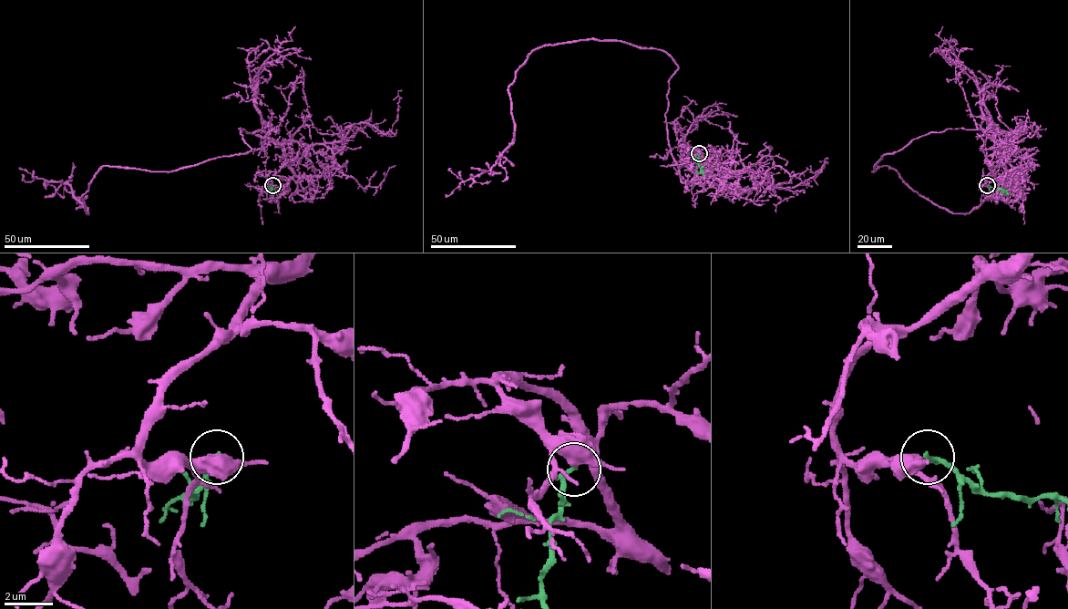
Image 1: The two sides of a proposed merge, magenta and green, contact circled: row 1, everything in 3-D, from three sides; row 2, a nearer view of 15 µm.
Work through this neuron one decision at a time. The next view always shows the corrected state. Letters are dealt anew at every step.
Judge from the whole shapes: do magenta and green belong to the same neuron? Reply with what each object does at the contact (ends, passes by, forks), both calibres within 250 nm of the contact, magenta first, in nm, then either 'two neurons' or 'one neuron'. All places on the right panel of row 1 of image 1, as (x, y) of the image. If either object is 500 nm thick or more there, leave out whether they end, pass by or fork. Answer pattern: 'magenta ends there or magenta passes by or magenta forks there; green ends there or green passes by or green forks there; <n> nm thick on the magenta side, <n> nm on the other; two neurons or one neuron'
magenta passes by; green ends there; 460 nm thick on the magenta side, 240 nm on the other; two neurons

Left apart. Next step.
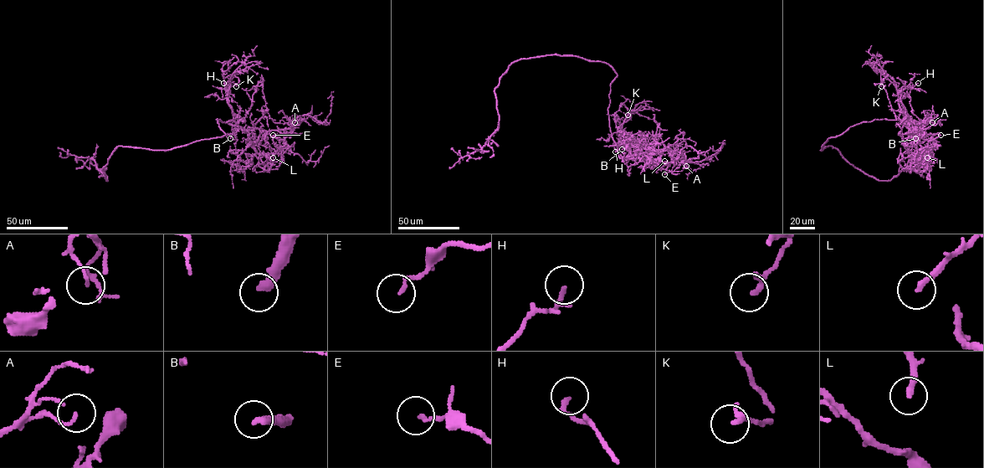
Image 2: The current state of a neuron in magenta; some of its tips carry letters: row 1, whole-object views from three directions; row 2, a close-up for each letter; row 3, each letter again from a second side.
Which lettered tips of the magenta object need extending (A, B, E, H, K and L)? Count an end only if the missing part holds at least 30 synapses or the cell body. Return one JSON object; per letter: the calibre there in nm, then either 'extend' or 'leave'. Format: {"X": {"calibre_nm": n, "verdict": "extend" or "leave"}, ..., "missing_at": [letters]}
{"A": {"calibre_nm": 110, "verdict": "leave"}, "B": {"calibre_nm": 280, "verdict": "extend"}, "E": {"calibre_nm": 150, "verdict": "leave"}, "H": {"calibre_nm": 170, "verdict": "leave"}, "K": {"calibre_nm": 140, "verdict": "leave"}, "L": {"calibre_nm": 240, "verdict": "extend"}, "missing_at": ["B", "L"]}

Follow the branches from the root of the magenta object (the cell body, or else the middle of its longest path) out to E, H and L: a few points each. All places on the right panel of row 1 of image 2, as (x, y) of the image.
E: (833, 137), (875, 119), (922, 121), (919, 145), (930, 154), (928, 142), (940, 135)
H: (833, 137), (852, 126), (875, 119), (922, 121), (925, 126), (909, 120), (898, 102), (899, 91), (918, 83)
L: (833, 137), (875, 119), (922, 121), (919, 145), (930, 154), (927, 157)

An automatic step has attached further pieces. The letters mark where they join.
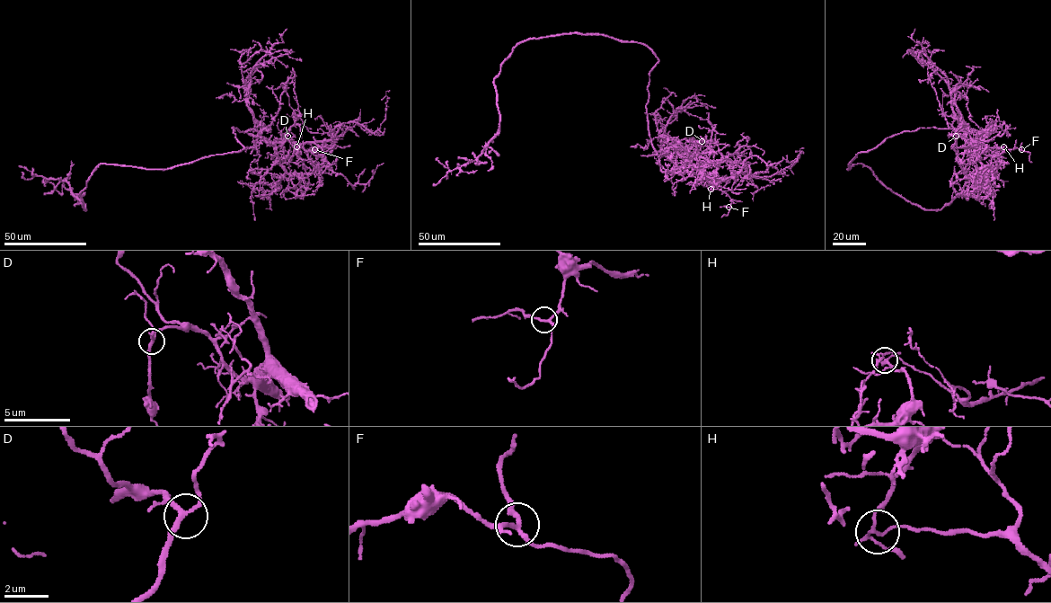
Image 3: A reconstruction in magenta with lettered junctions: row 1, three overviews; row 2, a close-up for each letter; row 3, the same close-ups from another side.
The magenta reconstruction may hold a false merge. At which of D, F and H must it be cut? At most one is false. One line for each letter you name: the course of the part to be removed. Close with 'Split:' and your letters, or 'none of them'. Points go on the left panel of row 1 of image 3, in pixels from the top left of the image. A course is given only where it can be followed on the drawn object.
H: foreign part runs (296, 146), (307, 152), (317, 147), (307, 163)
Split: H

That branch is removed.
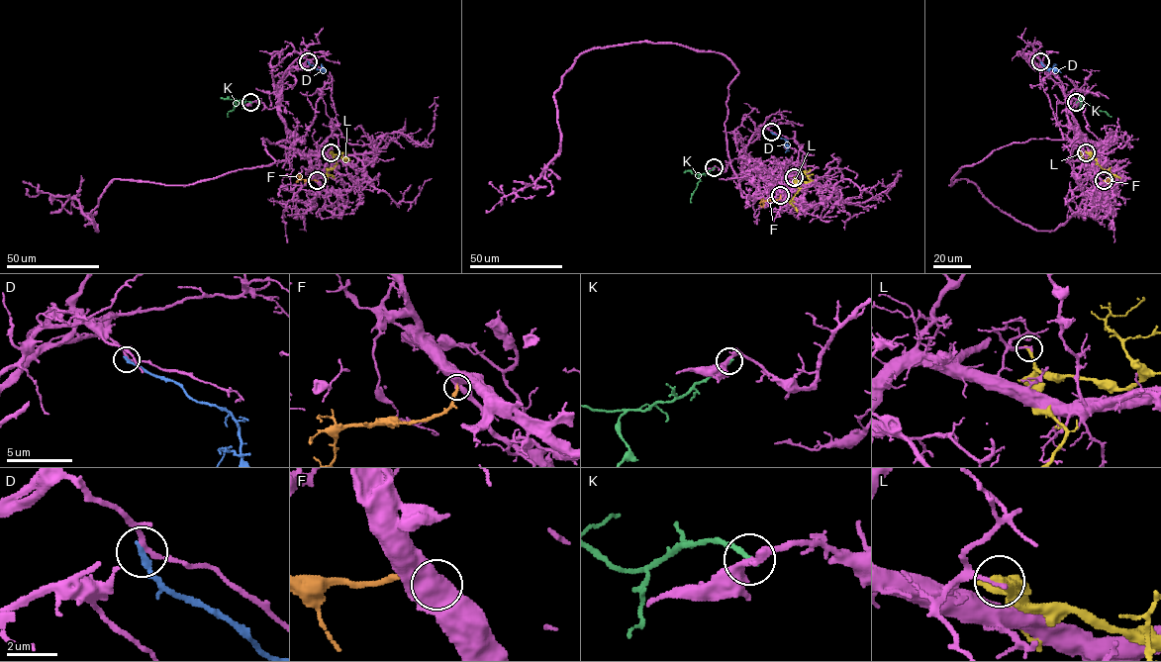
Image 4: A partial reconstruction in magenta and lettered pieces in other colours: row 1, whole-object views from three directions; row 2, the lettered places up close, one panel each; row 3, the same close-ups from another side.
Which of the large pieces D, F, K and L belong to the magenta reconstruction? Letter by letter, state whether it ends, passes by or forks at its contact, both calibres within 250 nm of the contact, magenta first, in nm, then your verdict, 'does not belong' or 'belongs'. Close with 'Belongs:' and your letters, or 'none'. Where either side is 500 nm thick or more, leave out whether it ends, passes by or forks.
D: it ends; calibres 180 and 240 nm; does not belong
F: it ends; calibres 480 and 240 nm; belongs
K: it ends; calibres 320 and 240 nm; does not belong
L: it ends; calibres 180 and 340 nm; does not belong
Belongs: F

